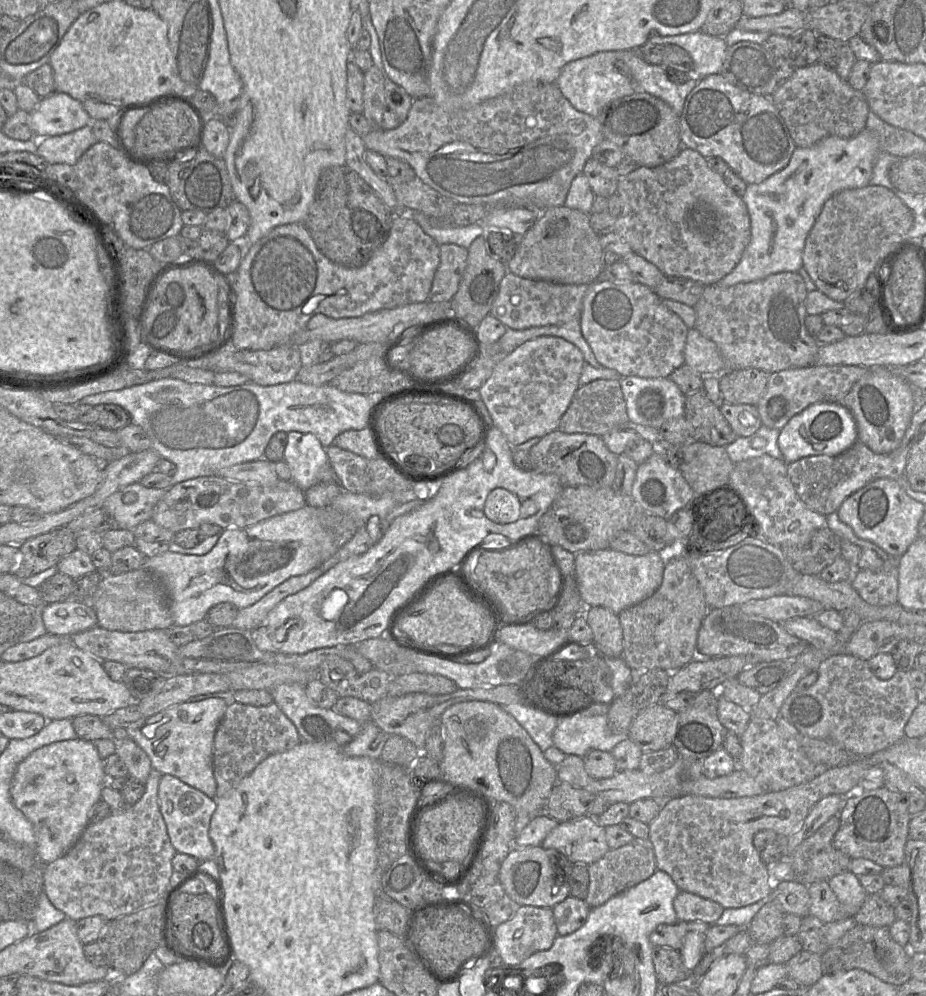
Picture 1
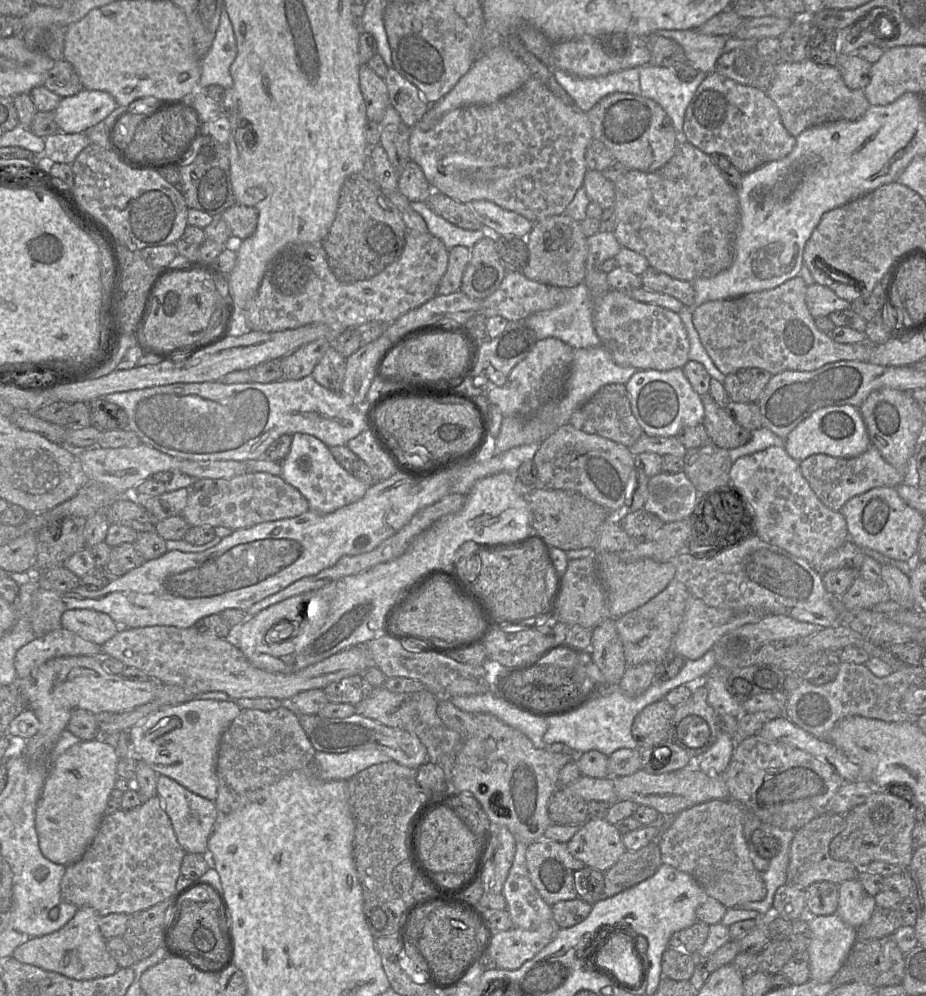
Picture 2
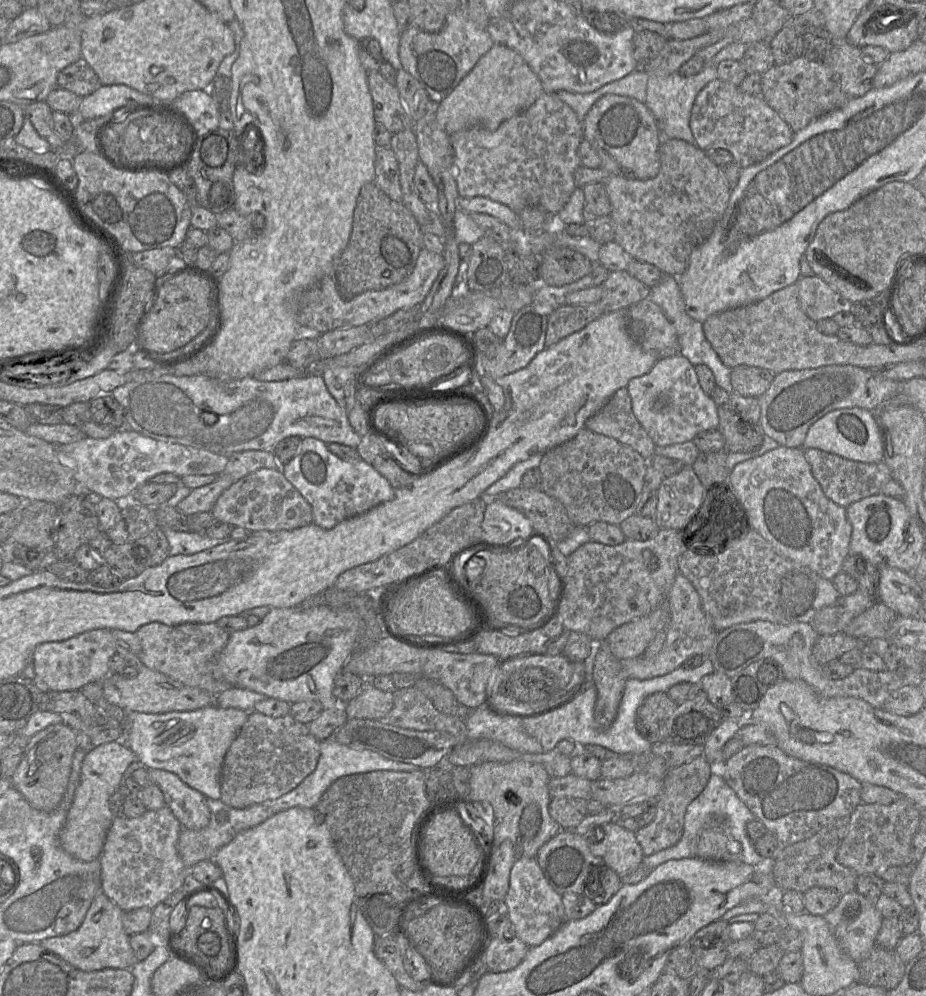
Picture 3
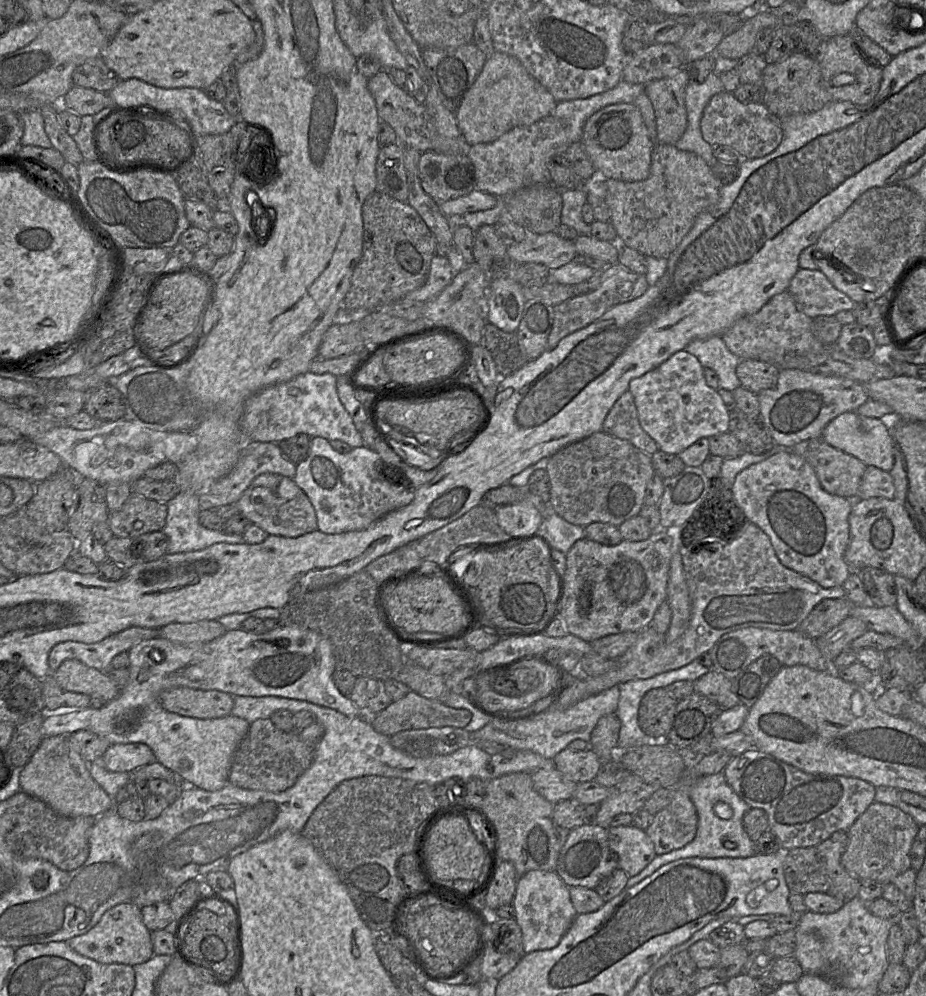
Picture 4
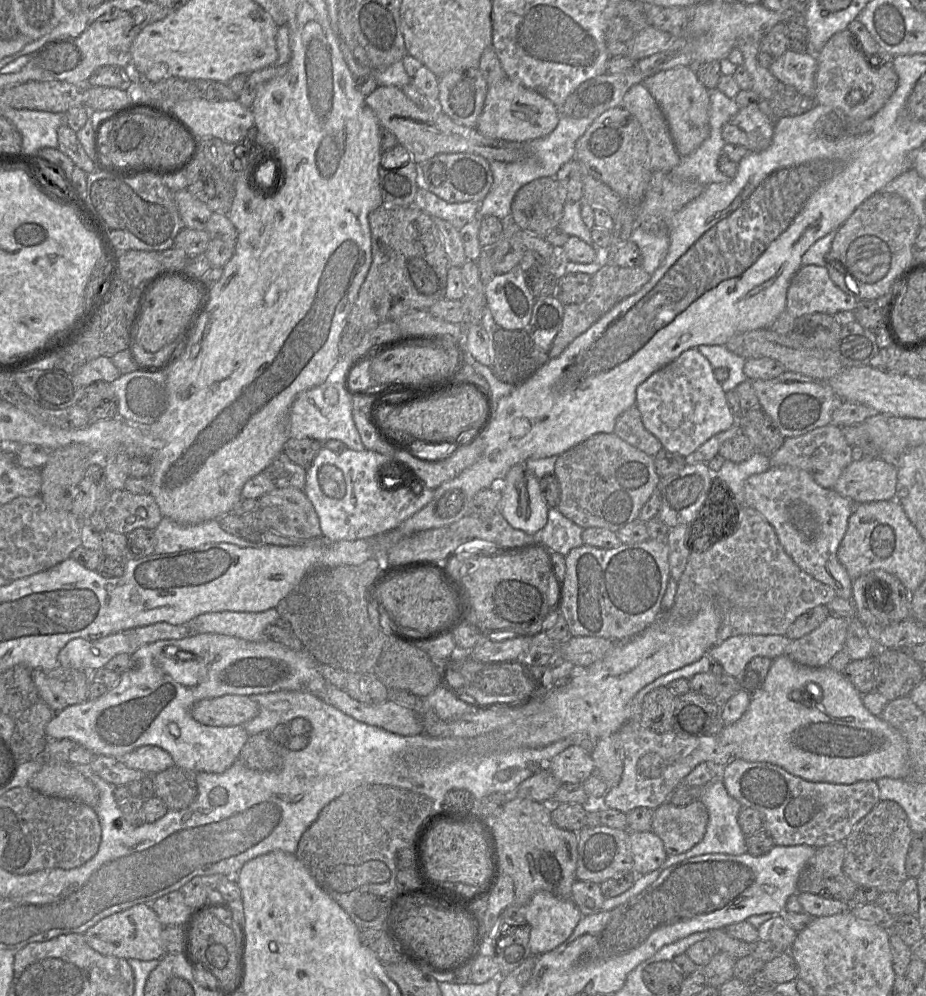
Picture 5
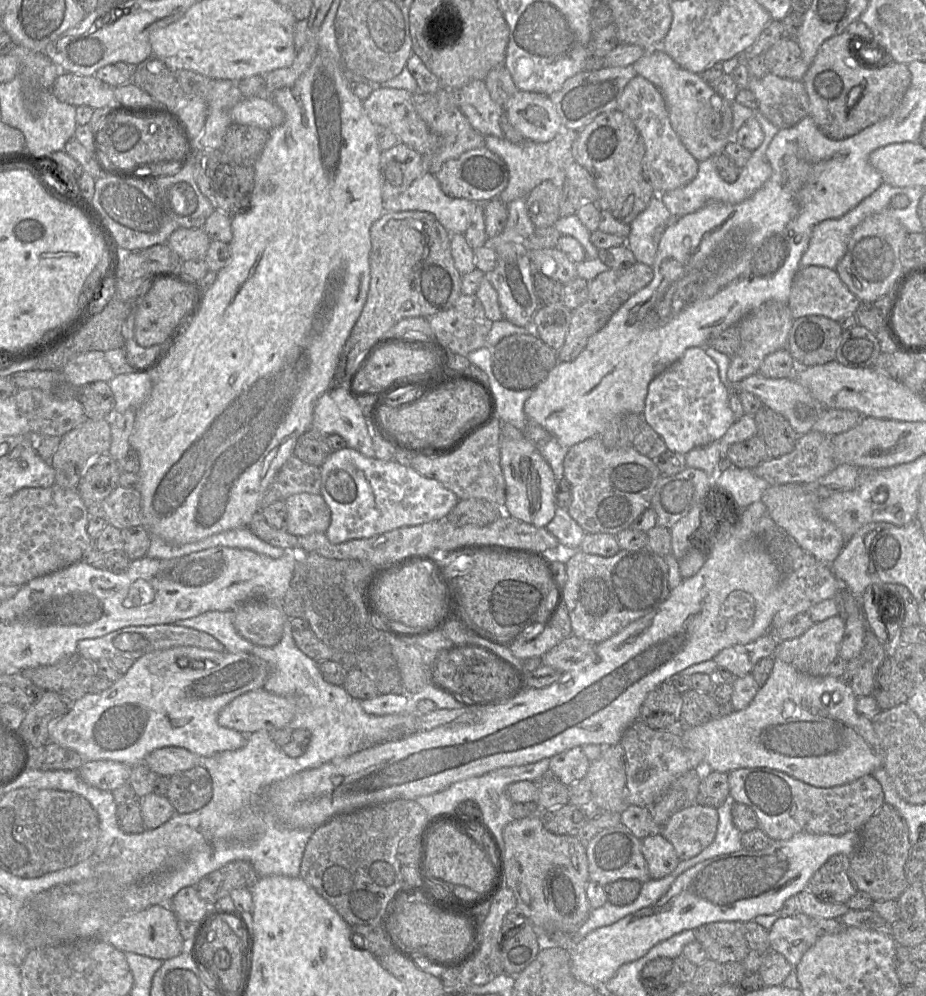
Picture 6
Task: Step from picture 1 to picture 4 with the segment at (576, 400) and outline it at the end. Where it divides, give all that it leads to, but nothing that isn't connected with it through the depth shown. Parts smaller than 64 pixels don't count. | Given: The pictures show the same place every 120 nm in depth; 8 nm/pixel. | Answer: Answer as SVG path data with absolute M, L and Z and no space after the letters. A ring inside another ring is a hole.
M625 391L607 414L602 431L620 439L628 440L648 455L659 450L656 441L641 427L637 409L630 391Z

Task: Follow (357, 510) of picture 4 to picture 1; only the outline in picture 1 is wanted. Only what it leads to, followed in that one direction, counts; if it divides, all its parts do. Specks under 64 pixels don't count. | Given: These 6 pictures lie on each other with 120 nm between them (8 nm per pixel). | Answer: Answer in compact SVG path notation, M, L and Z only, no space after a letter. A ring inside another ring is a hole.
M287 432L283 461L291 470L291 481L301 490L327 481L336 481L326 448L311 433Z

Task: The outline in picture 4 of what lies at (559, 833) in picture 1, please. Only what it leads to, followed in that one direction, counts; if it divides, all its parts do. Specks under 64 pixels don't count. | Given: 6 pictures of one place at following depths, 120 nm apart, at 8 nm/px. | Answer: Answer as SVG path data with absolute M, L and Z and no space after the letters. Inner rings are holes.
M634 826L607 827L608 842L616 856L618 867L624 870L629 878L639 874L656 856L654 844L645 831Z

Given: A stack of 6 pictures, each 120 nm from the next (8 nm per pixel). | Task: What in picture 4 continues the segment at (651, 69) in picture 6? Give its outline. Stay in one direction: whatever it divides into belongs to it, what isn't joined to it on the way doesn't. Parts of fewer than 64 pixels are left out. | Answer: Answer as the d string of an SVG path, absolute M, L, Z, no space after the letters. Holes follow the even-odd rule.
M684 66L667 77L645 85L655 112L658 143L675 145L684 134L687 127L685 90L689 82Z

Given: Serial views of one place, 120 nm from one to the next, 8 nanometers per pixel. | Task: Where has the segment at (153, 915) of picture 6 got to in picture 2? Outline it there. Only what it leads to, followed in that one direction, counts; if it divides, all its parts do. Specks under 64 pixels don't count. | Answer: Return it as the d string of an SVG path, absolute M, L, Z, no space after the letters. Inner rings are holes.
M89 907L78 908L71 920L50 934L30 937L12 953L12 958L46 971L56 972L74 980L91 980L114 974L119 966L106 948L106 941L99 930L99 918Z

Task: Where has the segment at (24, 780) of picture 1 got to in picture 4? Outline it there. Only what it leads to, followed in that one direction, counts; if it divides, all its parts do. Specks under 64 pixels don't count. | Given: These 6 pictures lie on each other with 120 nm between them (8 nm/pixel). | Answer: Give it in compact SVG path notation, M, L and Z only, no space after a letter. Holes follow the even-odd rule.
M144 743L112 744L100 759L110 772L131 772L156 761L154 752Z

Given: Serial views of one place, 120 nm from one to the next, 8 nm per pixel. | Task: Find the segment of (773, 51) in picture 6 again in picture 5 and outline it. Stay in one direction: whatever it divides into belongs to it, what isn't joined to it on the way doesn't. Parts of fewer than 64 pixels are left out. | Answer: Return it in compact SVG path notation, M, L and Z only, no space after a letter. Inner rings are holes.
M787 49L780 57L773 59L768 68L780 82L814 99L817 69L818 62L815 54L798 53L790 49Z

